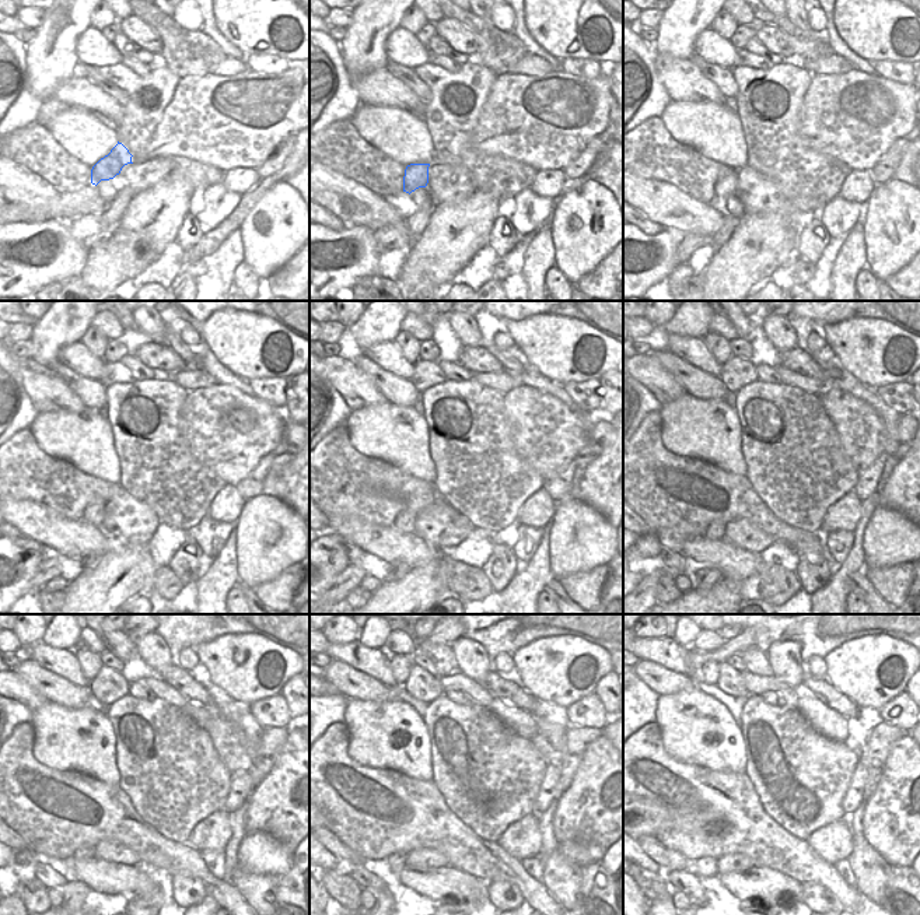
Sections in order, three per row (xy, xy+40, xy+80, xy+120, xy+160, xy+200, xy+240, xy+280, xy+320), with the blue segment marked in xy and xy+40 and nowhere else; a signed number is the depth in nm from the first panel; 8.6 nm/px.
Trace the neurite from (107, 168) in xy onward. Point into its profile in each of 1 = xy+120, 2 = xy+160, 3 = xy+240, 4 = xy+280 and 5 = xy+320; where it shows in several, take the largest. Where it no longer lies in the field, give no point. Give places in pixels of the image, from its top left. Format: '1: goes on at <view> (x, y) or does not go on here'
1: goes on at xy+120 (94, 512)
2: goes on at xy+160 (405, 521)
3: goes on at xy+240 (84, 851)
4: goes on at xy+280 (396, 862)
5: goes on at xy+320 (706, 866)

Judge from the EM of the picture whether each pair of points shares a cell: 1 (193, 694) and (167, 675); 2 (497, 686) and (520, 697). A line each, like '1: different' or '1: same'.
1: same
2: same

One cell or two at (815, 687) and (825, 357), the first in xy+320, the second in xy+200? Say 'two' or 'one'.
two

